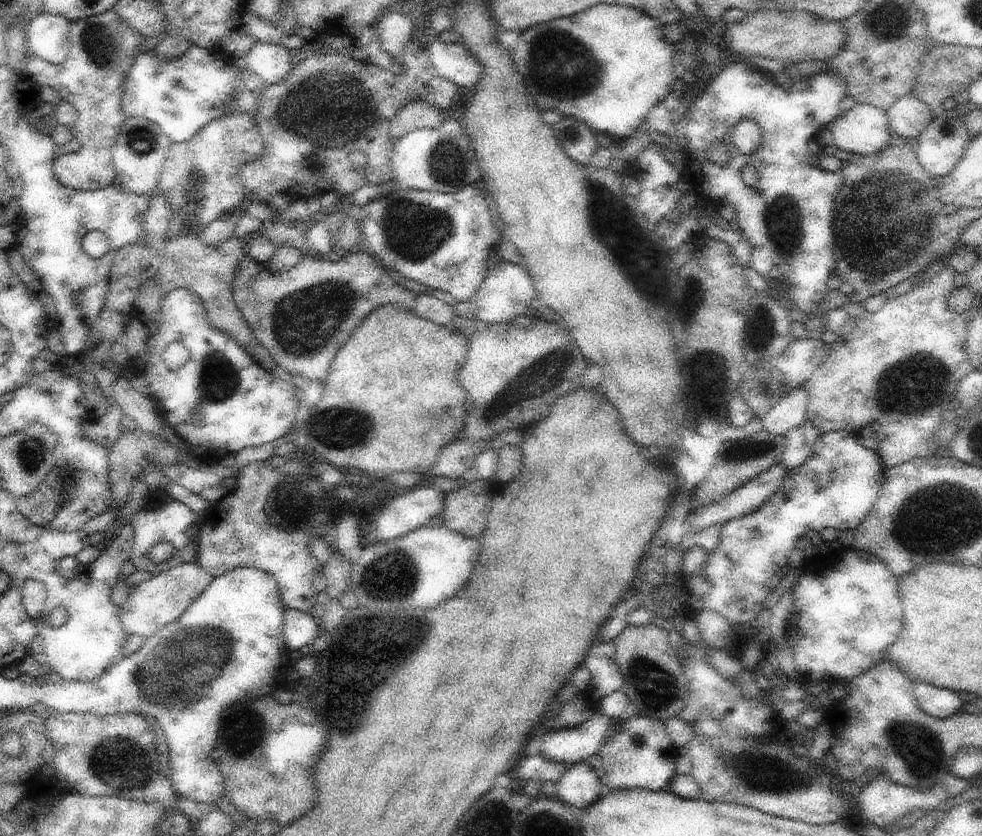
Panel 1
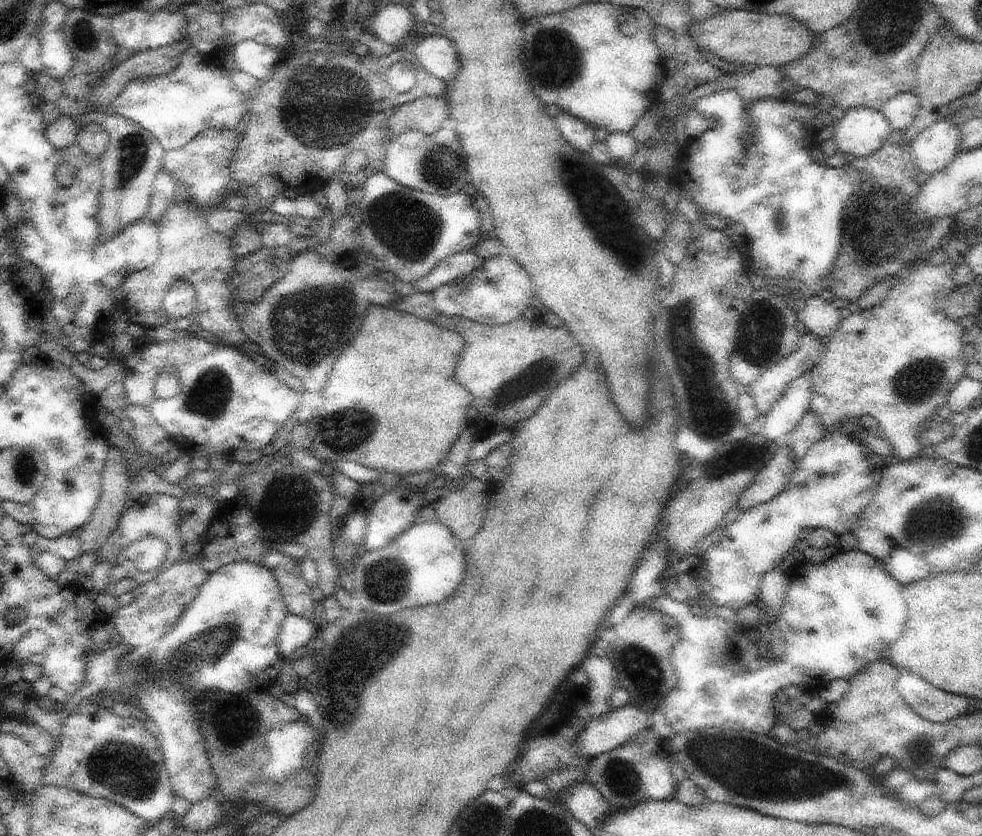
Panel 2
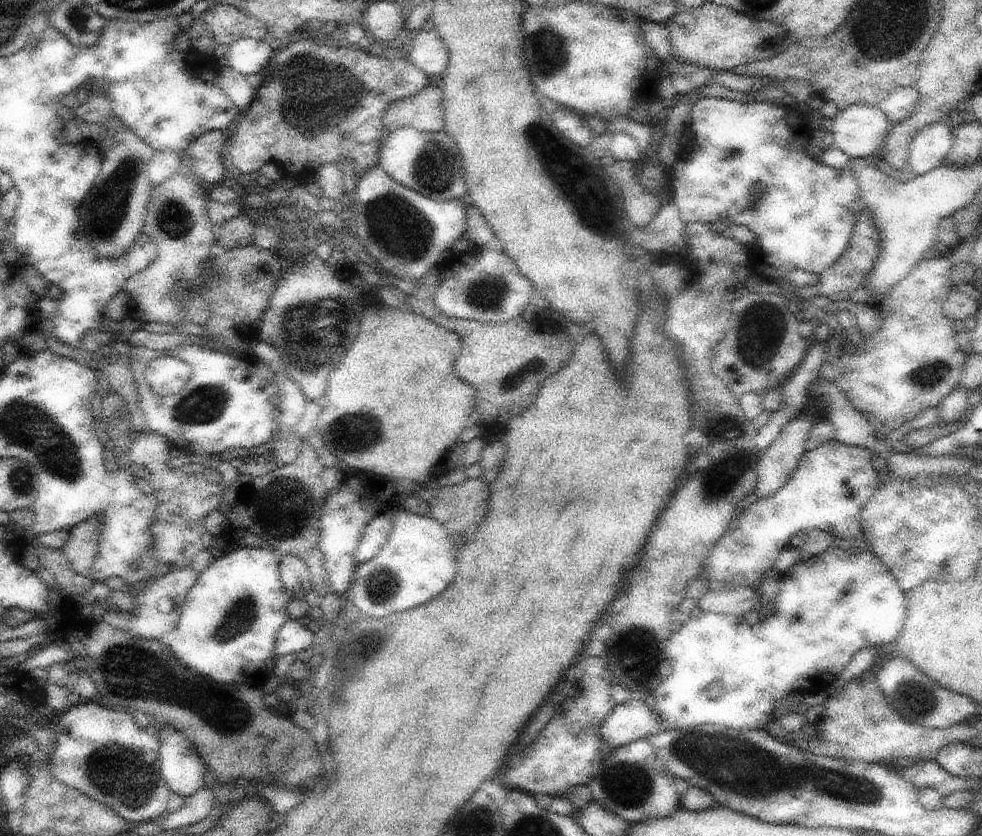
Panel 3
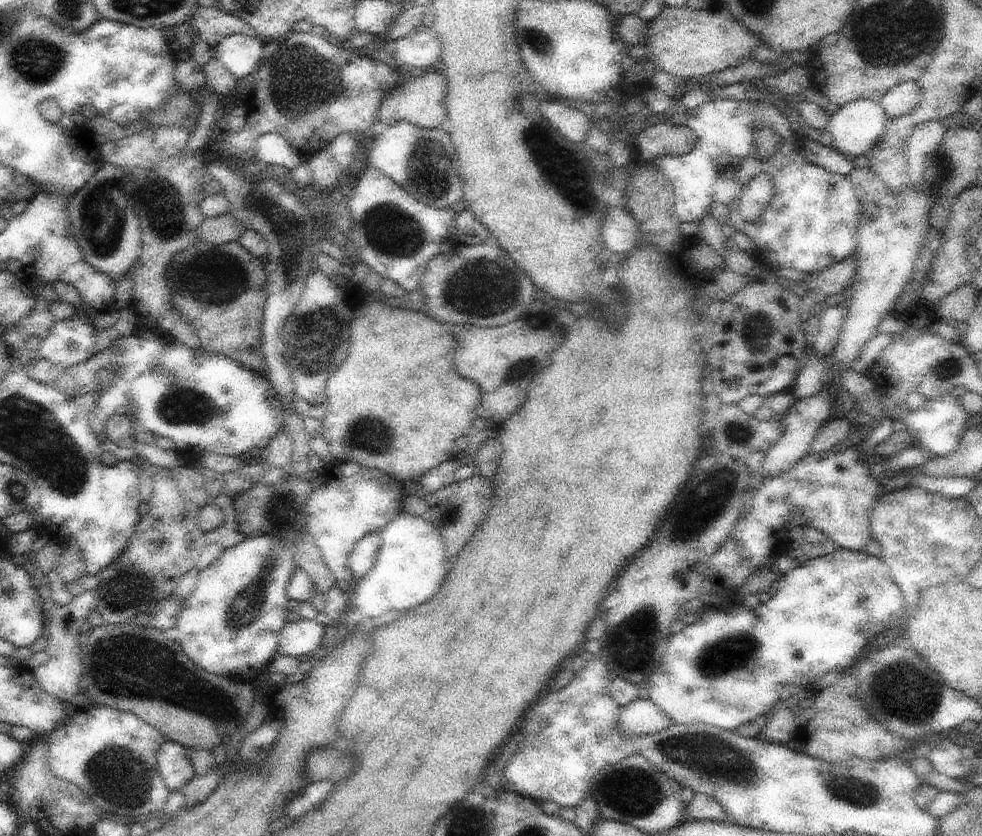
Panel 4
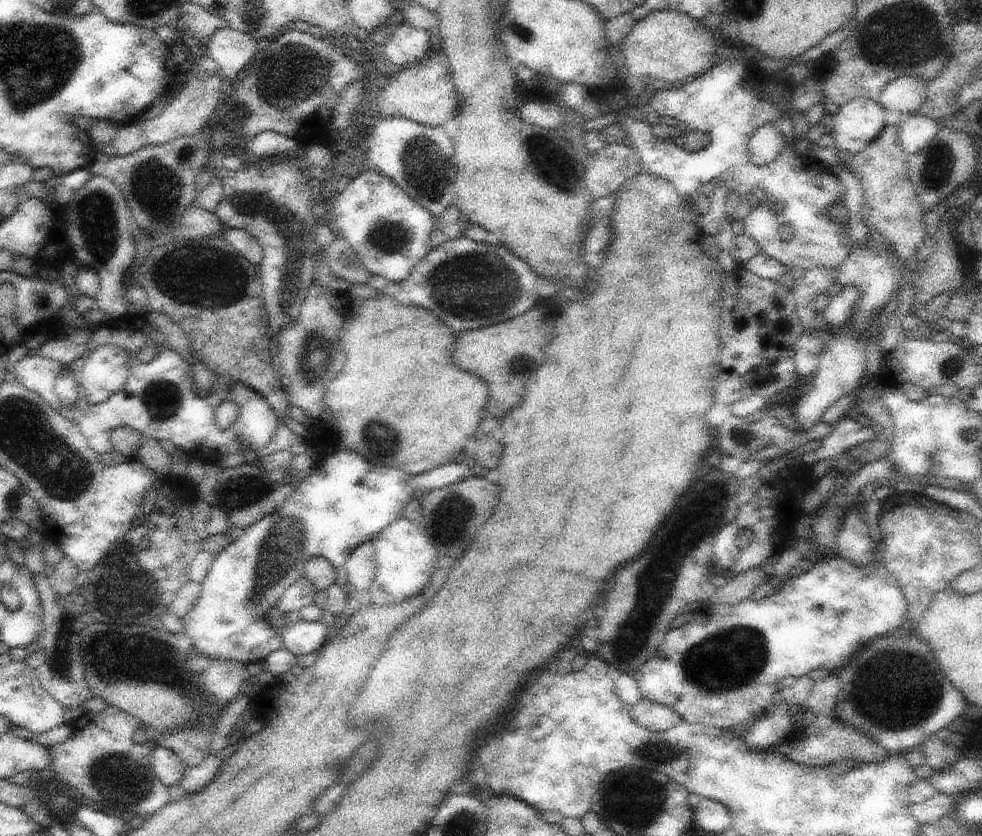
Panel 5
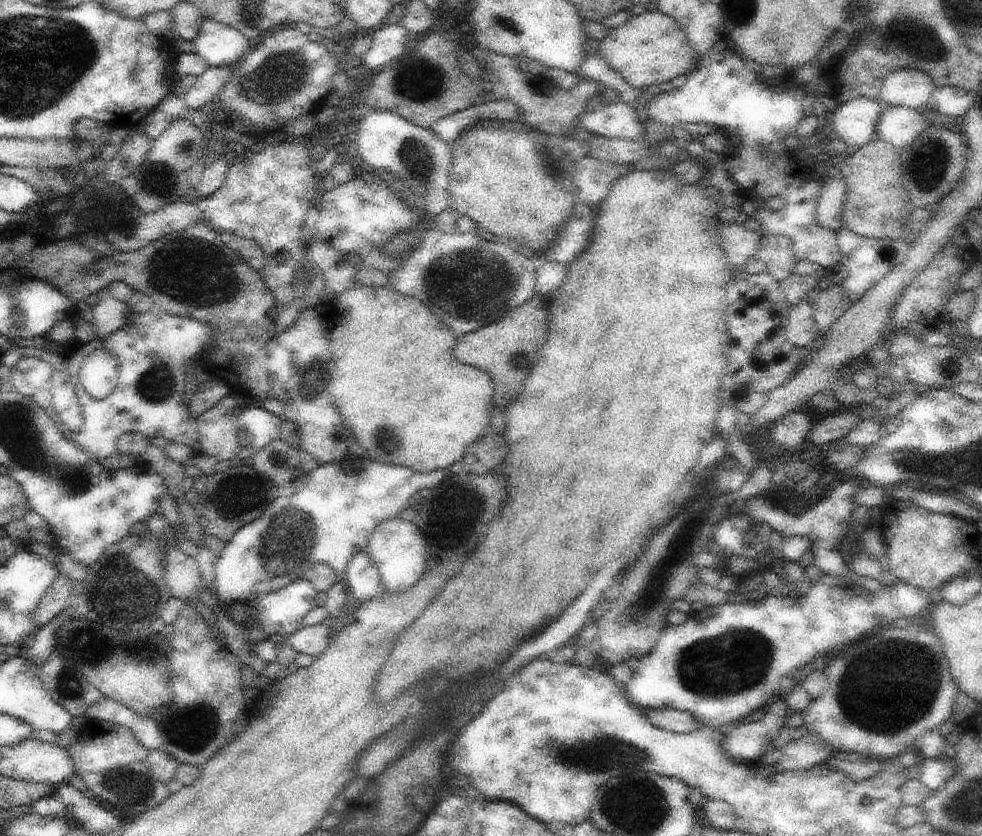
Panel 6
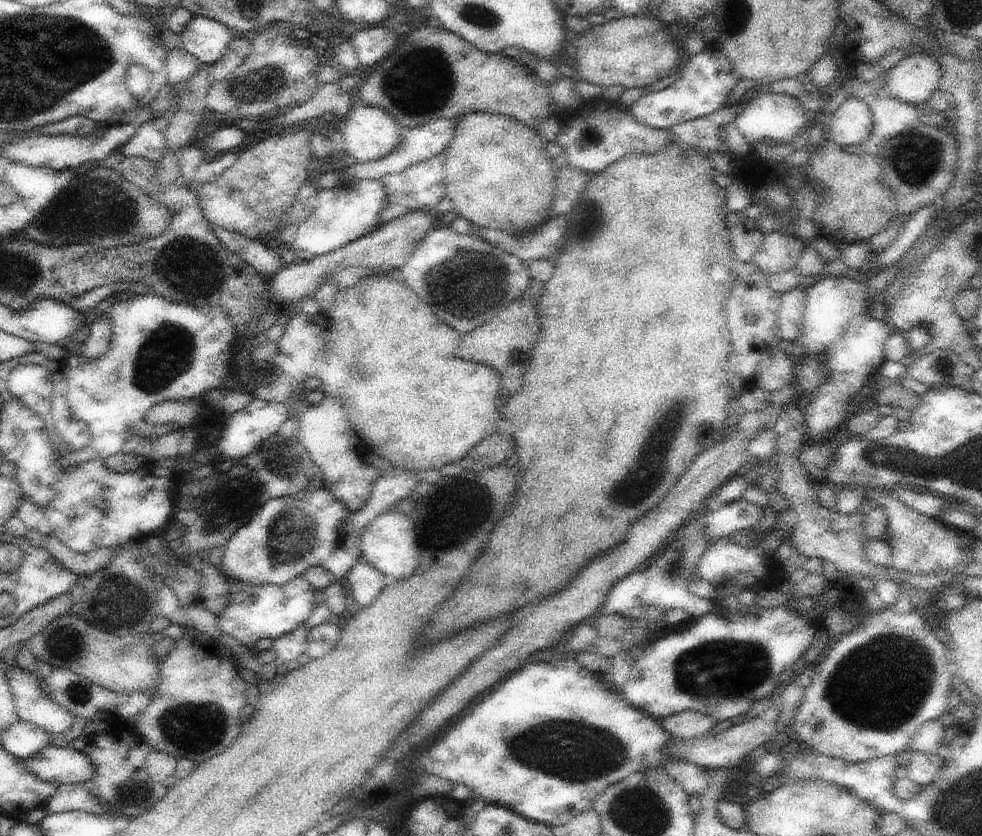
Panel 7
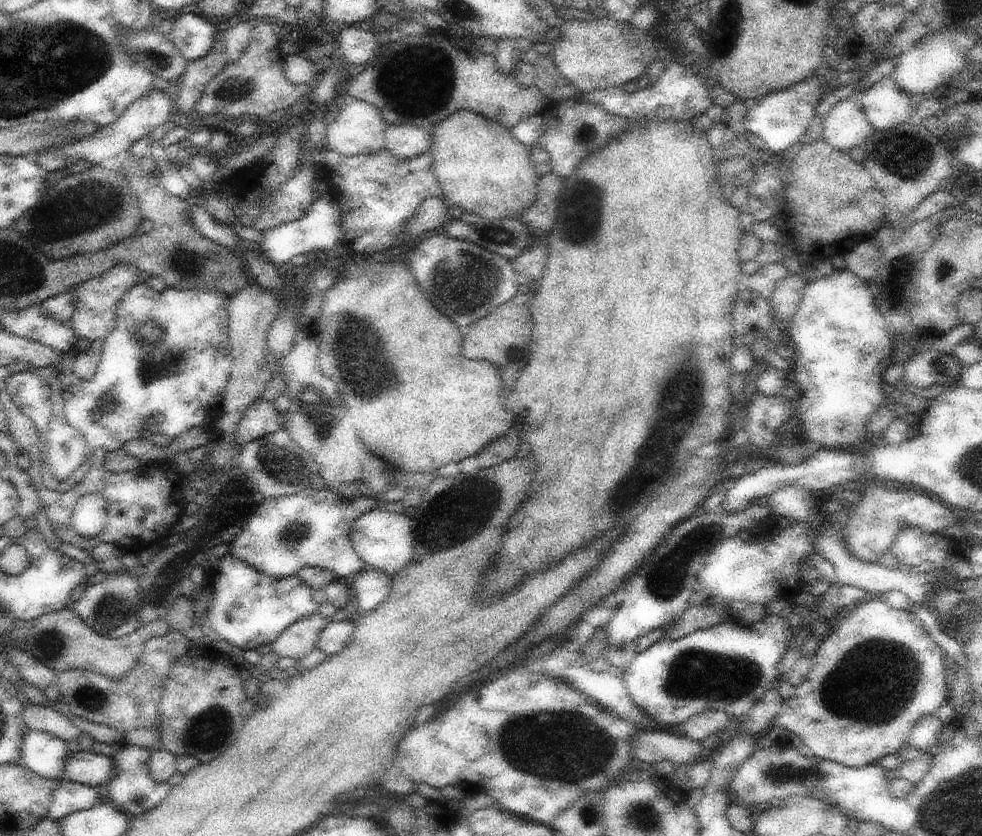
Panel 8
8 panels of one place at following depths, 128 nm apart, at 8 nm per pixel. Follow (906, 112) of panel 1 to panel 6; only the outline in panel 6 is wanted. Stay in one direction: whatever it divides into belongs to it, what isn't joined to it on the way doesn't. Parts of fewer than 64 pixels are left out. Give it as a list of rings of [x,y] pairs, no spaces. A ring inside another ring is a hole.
[[[900,69],[884,79],[881,86],[882,102],[924,110],[936,89],[934,80],[921,70]]]

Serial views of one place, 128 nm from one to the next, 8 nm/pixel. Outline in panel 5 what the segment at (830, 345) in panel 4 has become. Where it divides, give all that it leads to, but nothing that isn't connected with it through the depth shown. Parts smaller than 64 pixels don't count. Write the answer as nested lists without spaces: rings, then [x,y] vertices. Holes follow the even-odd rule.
[[[843,285],[842,290],[832,298],[823,313],[826,326],[830,326],[833,335],[836,334],[836,328],[842,328],[850,320],[858,302],[860,290],[855,285]]]

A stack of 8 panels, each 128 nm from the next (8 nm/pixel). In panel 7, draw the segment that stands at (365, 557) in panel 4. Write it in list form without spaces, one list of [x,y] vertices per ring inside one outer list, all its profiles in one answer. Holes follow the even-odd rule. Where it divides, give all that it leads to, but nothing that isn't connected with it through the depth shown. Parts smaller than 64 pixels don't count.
[[[363,558],[356,562],[356,566],[350,570],[346,577],[350,582],[351,593],[361,608],[370,606],[389,582],[383,572],[374,568]]]

